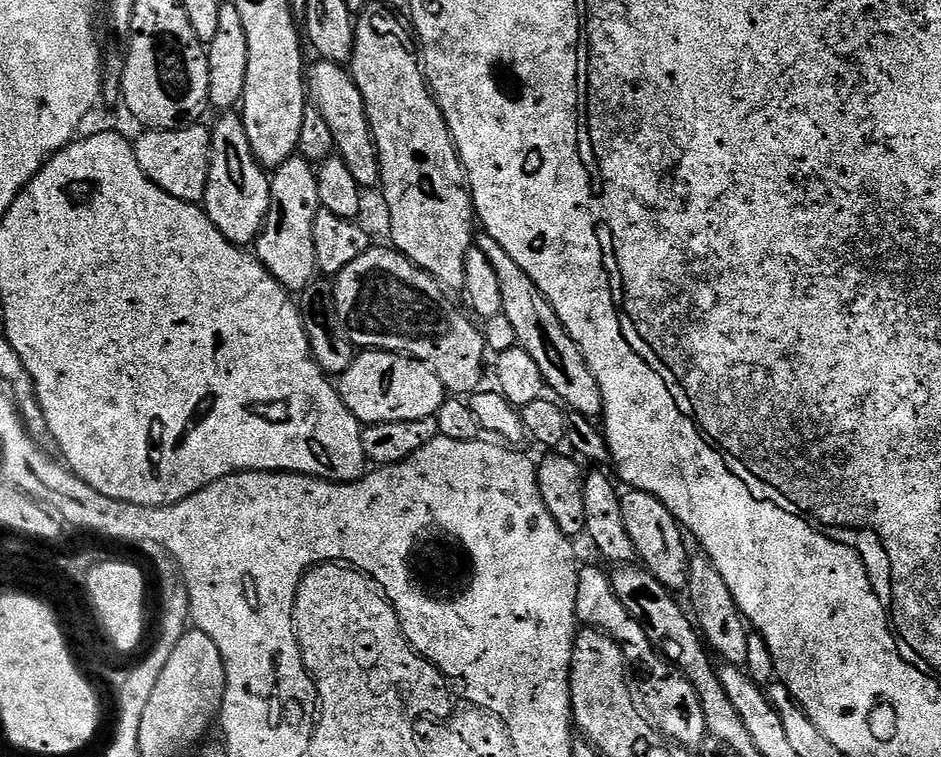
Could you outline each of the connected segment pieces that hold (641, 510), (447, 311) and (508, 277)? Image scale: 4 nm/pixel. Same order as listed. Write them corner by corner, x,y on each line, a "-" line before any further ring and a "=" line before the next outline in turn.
635,490
625,491
621,495
620,505
622,506
622,518
626,522
626,530
636,547
637,557
641,561
644,559
643,567
657,580
661,580
665,588
687,589
690,551
688,552
687,546
684,545
685,533
682,531
682,525
676,521
672,511
654,494
=
373,246
358,258
354,258
350,266
346,266
334,277
332,297
336,303
336,312
348,329
348,337
357,349
415,356
434,369
449,393
461,398
476,392
483,385
480,383
484,380
486,345
481,325
471,315
468,317
462,309
456,308
455,302
452,301
455,299
445,292
433,276
410,263
395,248
=
481,231
474,244
482,250
482,254
486,254
486,258
490,258
490,266
494,266
494,274
498,274
498,286
502,286
502,315
513,323
517,345
525,348
538,362
551,395
573,413
589,418
599,417
604,410
604,399
598,382
582,350
564,329
554,306
540,293
530,274
526,274
526,270
522,270
522,266
518,266
518,262
514,262
514,258
510,258
510,254
506,254
506,250
502,250
488,232

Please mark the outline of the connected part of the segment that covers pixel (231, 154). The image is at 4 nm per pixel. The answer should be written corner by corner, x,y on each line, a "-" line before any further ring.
224,114
212,133
212,165
208,167
208,185
202,207
210,222
231,244
255,245
257,236
264,228
268,207
272,201
272,181
263,164
252,153
250,138
246,136
244,121
239,115

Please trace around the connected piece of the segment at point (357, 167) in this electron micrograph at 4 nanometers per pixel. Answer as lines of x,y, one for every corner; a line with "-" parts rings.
321,58
316,62
310,68
310,96
311,99
312,96
316,99
313,100
315,107
322,110
322,118
330,122
330,130
336,139
335,151
346,162
346,166
350,166
350,174
354,174
354,182
358,182
361,189
377,187
380,184
380,159
372,137
362,90
358,90
347,67

